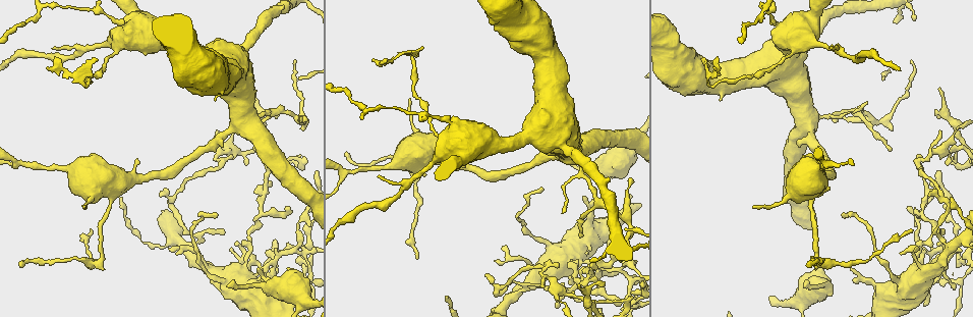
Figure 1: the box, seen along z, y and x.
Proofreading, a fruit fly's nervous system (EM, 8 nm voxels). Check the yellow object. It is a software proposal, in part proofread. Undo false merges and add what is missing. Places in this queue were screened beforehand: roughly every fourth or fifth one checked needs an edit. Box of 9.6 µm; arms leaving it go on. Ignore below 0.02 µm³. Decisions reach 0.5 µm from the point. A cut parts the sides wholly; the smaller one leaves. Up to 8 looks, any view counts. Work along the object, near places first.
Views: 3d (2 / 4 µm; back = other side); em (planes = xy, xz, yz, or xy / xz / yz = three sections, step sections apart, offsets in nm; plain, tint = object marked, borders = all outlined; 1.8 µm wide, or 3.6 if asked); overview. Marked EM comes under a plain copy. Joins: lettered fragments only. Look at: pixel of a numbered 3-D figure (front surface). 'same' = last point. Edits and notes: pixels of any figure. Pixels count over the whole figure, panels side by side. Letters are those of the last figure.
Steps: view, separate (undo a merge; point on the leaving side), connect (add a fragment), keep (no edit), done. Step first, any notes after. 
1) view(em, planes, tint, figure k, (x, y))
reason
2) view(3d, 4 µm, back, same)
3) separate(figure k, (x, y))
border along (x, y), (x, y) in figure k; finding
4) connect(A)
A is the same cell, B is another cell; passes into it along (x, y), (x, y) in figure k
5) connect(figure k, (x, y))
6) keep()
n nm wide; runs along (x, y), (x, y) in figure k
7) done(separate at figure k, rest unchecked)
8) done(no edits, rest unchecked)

view(3d, 4 µm, back, figure 1, (794, 36))
calibre changes

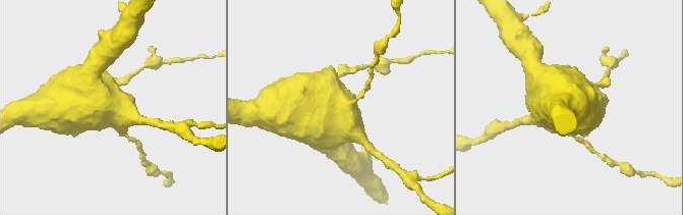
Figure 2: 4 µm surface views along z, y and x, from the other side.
view(em, planes, borders, figure 2, (339, 103))

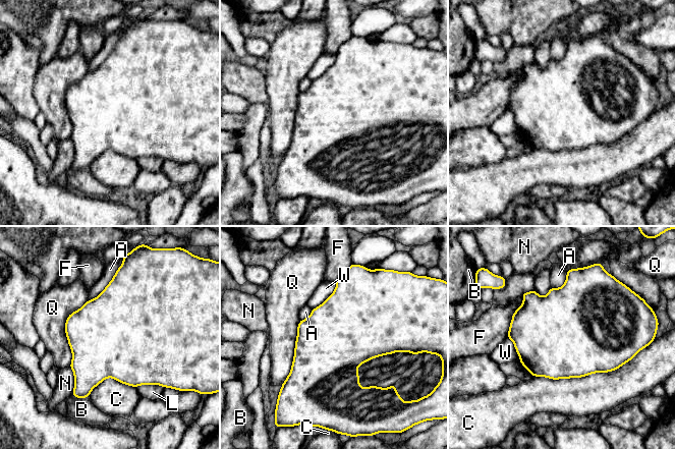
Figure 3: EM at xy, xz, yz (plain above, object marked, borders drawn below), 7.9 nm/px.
keep()
600 nm wide; A, B, C, F, L, N, Q and W are other cells; border along (117, 270), (108, 284), (90, 300) in figure 3; one neuron here

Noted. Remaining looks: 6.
view(em, xy, step 4, tint, figure 1, (504, 246))

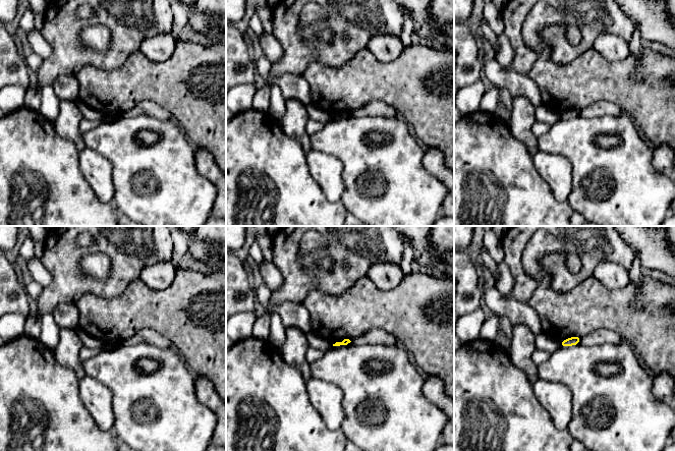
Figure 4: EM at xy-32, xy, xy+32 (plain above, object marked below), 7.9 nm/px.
view(em, xy, step 4, borders, same)
see the neighbours

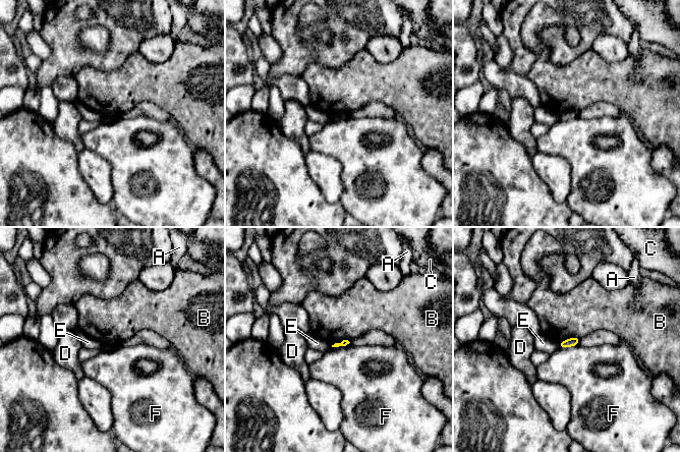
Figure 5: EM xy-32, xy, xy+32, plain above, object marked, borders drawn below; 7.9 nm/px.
keep()
A, B, C, D, E and F are other cells; border along (579, 338), (570, 337), (559, 343) in figure 5; no lettered fragment goes on from it

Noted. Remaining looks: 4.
view(3d, 2 µm, figure 1, (484, 276))
thin end

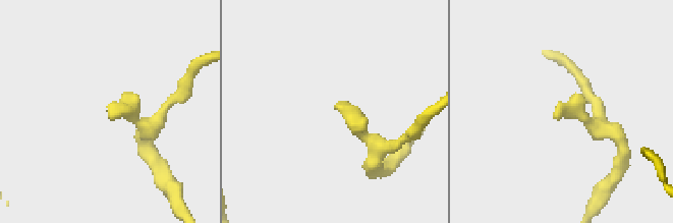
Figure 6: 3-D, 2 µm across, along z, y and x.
view(em, 3.6 µm, planes, borders, figure 6, (337, 106))

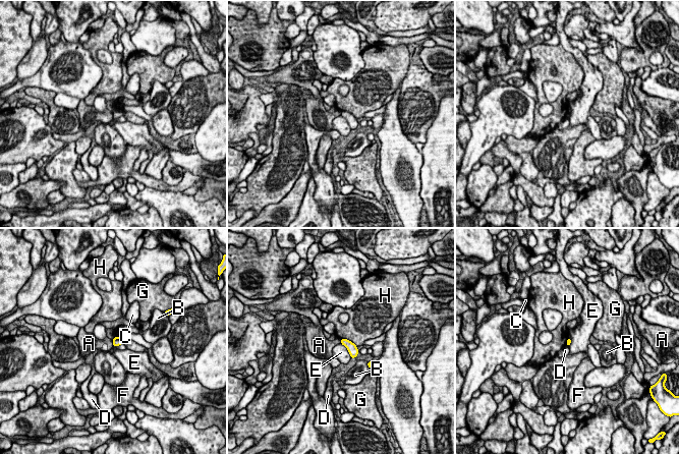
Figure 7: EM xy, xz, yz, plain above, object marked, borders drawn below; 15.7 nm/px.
keep()
A, B, C, D, E, F, G and H are other cells; border along (111, 340), (113, 345) in figure 7; no lettered fragment goes on from it

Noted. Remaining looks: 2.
done(no edits, rest unchecked)

